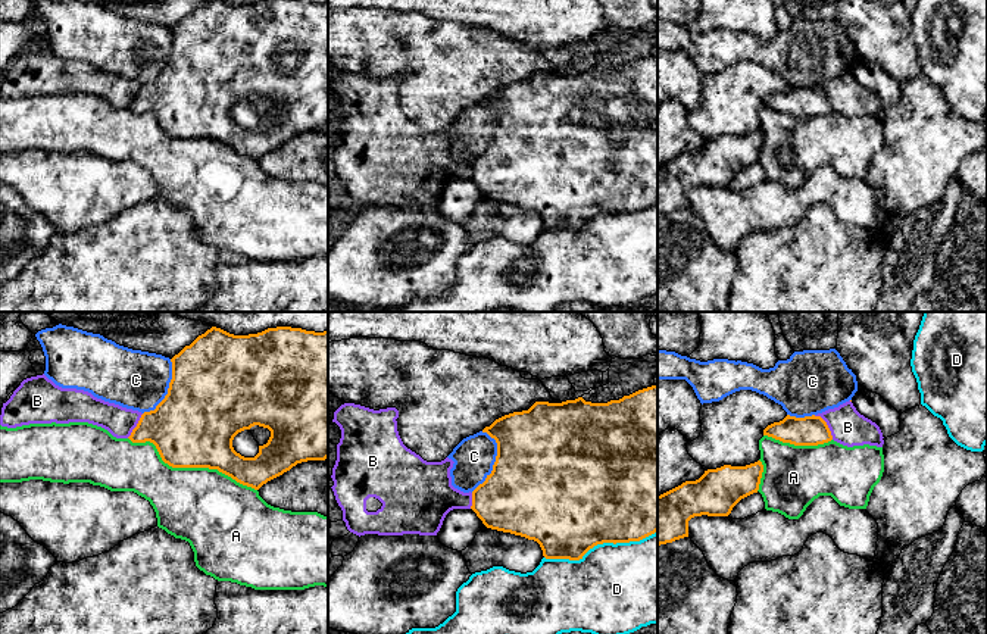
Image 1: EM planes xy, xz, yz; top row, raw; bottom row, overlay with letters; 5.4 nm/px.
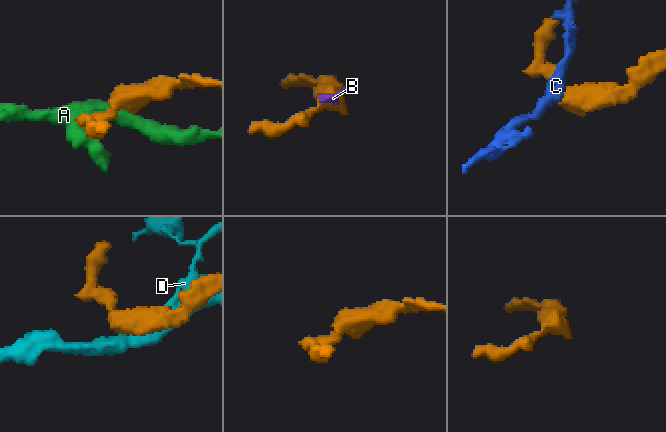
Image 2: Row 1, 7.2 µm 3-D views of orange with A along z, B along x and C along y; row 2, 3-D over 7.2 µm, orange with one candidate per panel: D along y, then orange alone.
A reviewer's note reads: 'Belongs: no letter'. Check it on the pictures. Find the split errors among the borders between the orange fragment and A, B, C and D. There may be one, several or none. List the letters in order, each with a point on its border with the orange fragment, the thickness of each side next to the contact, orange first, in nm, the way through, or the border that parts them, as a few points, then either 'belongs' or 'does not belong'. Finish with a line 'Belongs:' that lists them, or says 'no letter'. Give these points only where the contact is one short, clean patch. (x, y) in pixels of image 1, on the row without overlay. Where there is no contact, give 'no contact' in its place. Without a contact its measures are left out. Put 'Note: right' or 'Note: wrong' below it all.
A: xy (190, 137) | 440/420 nm | does not belong
B: yz (827, 96) | 160/200 nm | along yz (814, 86), (818, 86), (825, 93), (833, 109) | does not belong
C: xz (494, 133) | 500/220 nm | does not belong
D: xz (600, 214) | 500/460 nm | does not belong
Belongs: no letter
Note: right

